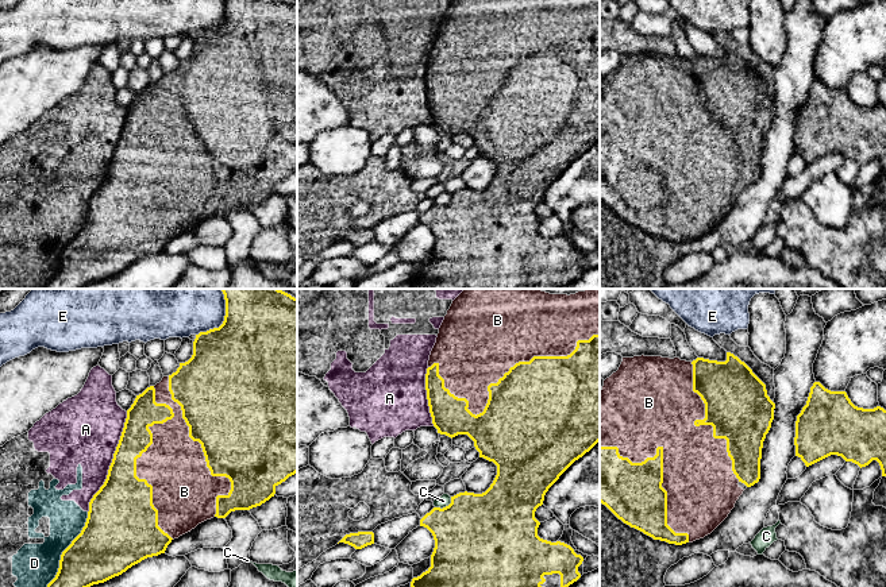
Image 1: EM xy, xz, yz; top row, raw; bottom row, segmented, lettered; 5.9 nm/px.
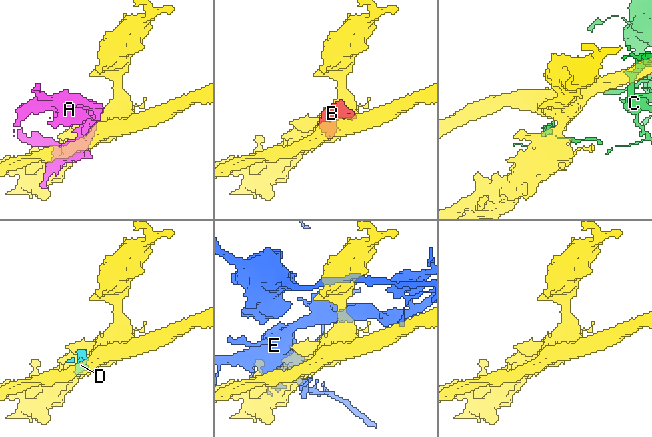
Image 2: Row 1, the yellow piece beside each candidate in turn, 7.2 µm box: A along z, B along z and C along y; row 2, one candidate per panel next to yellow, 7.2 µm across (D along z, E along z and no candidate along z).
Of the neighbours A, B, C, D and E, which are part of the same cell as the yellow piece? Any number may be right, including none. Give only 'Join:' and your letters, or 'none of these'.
Join: B

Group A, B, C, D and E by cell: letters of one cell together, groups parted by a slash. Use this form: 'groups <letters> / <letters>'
groups A D / B / C / E

